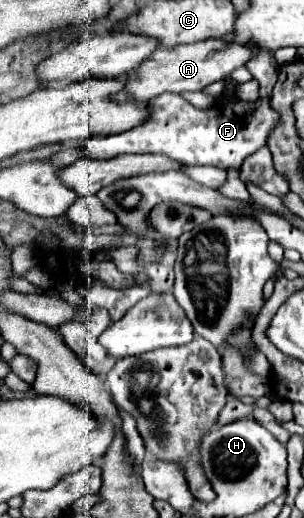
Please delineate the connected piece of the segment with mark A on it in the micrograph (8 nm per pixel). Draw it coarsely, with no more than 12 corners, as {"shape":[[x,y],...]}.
{"shape":[[250,41],[160,47],[130,79],[134,99],[202,91],[260,55]]}

